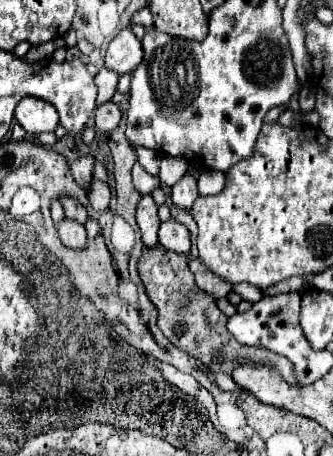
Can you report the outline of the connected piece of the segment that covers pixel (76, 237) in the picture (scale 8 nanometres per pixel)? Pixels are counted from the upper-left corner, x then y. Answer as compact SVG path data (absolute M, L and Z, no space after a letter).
M63 220L61 226L59 226L59 238L61 242L69 248L69 250L75 250L75 252L81 252L87 248L87 236L85 236L85 228L77 222L71 222L71 220Z

